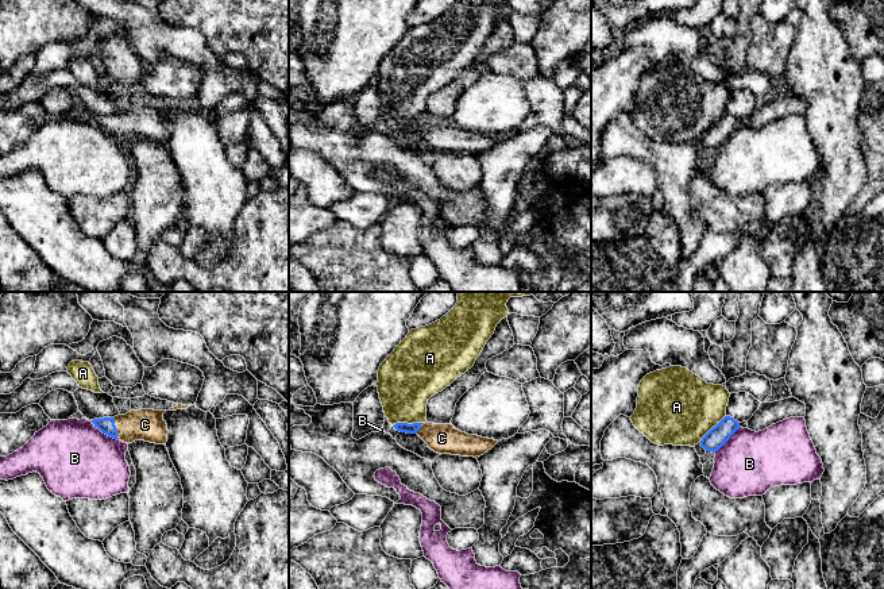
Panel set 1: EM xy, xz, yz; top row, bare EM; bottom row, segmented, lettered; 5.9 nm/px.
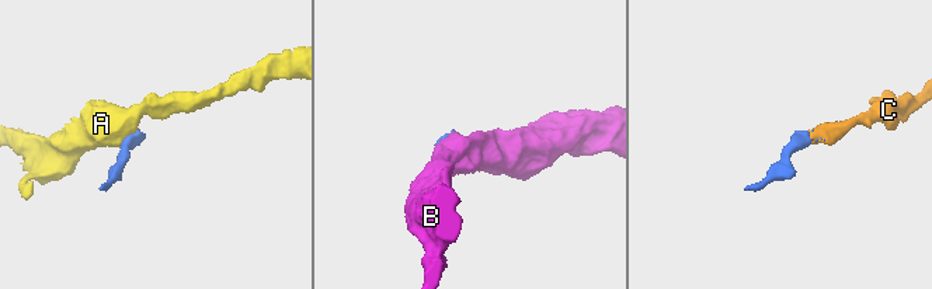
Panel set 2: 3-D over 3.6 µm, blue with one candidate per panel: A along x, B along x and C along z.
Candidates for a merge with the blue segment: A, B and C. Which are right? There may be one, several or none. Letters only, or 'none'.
C

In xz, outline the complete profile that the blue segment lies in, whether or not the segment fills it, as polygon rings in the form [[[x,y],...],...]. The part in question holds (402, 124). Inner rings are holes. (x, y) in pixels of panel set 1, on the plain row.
[[[397,120],[393,123],[399,130],[417,131],[431,147],[437,151],[460,154],[480,154],[491,147],[498,138],[468,132],[456,127],[452,122],[433,120]]]

